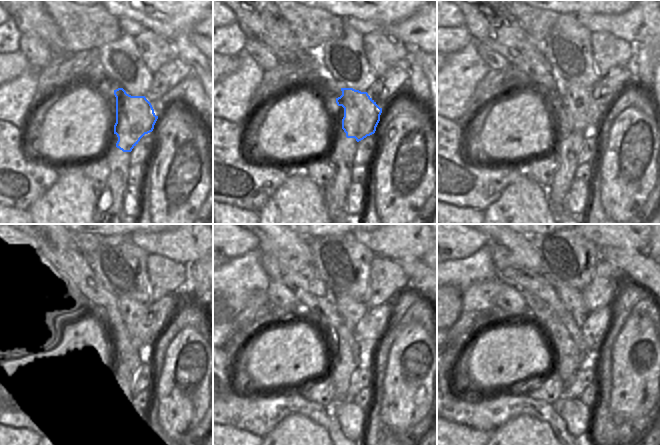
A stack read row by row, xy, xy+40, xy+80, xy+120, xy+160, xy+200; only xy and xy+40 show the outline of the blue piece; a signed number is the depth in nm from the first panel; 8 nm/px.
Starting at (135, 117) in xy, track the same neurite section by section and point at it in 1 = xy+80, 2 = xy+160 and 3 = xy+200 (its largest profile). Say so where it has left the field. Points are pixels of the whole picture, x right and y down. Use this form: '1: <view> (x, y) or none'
1: xy+80 (580, 101)
2: xy+160 (353, 311)
3: xy+200 (572, 299)

